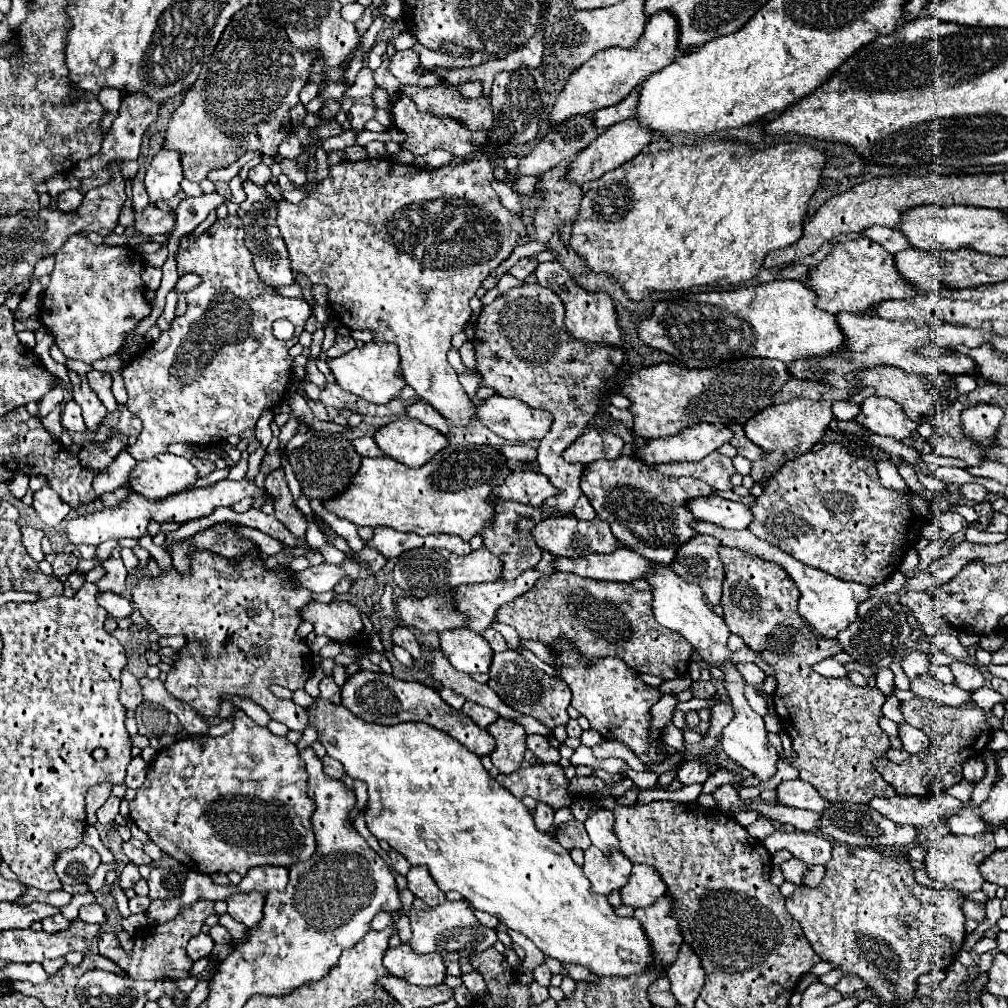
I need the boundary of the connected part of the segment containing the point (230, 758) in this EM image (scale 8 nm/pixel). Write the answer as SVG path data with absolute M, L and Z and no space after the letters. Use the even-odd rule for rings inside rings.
M232 708L234 714L234 728L218 738L212 736L186 736L182 740L176 740L174 744L170 744L168 748L162 748L156 758L150 762L148 766L148 774L146 774L146 782L136 790L134 800L130 802L130 818L132 822L150 836L150 840L168 856L176 858L180 864L184 864L188 870L194 872L202 872L202 874L214 874L214 872L238 872L240 876L246 876L250 868L256 866L264 866L264 864L272 864L272 866L286 866L290 868L296 862L306 862L310 860L310 856L316 852L316 836L312 830L312 814L316 810L314 800L310 800L308 796L308 772L298 756L298 748L296 744L292 744L288 738L280 738L276 734L272 734L268 728L254 724L240 708Z

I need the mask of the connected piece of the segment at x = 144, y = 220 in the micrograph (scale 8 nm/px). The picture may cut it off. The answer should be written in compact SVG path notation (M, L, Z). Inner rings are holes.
M146 206L144 212L134 212L134 228L142 234L166 234L174 230L176 214L160 210L158 206Z

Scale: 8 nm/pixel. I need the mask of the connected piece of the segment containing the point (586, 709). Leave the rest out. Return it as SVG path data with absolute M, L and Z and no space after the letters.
M552 648L558 654L558 664L562 680L572 690L572 706L590 720L590 728L598 730L606 740L620 740L630 746L644 764L650 764L662 758L660 750L656 750L648 742L648 728L650 728L650 706L658 702L660 692L638 680L636 672L630 666L622 664L618 656L608 656L606 660L594 660L594 664L582 664L570 648Z

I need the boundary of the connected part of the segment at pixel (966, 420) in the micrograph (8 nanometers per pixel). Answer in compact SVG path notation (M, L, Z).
M978 404L962 412L964 434L978 440L982 446L988 446L998 430L1002 420L1002 408L990 404Z

